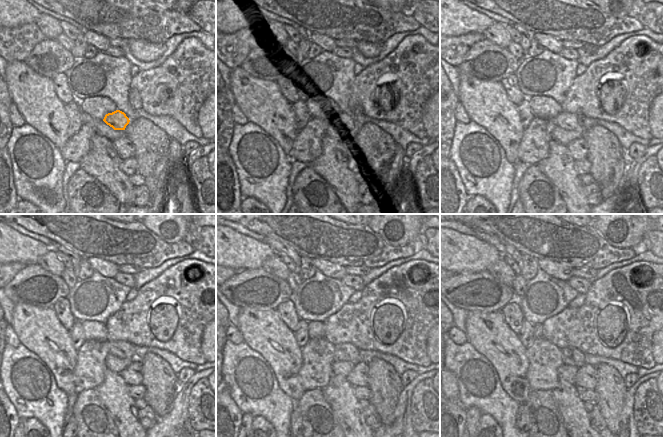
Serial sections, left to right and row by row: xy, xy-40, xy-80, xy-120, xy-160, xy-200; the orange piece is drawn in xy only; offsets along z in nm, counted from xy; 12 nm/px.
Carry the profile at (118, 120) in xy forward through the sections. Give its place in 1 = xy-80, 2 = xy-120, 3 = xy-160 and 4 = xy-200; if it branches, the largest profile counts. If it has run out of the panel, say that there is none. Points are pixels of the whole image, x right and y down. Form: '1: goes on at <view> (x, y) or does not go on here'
1: goes on at xy-80 (568, 121)
2: goes on at xy-120 (121, 349)
3: goes on at xy-160 (345, 352)
4: goes on at xy-200 (571, 356)

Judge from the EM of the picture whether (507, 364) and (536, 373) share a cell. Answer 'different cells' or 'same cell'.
different cells

